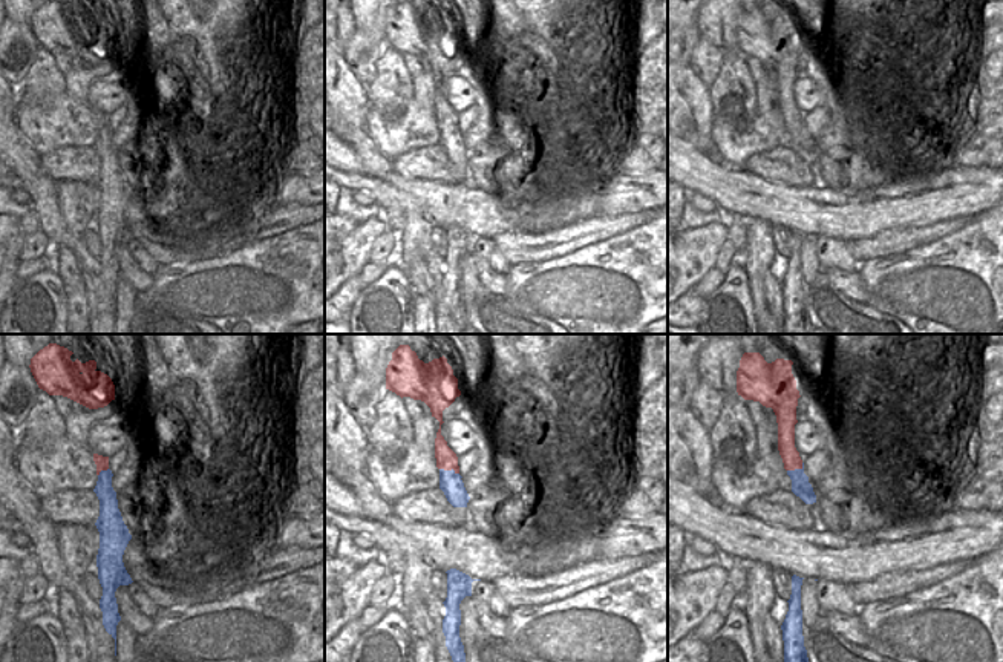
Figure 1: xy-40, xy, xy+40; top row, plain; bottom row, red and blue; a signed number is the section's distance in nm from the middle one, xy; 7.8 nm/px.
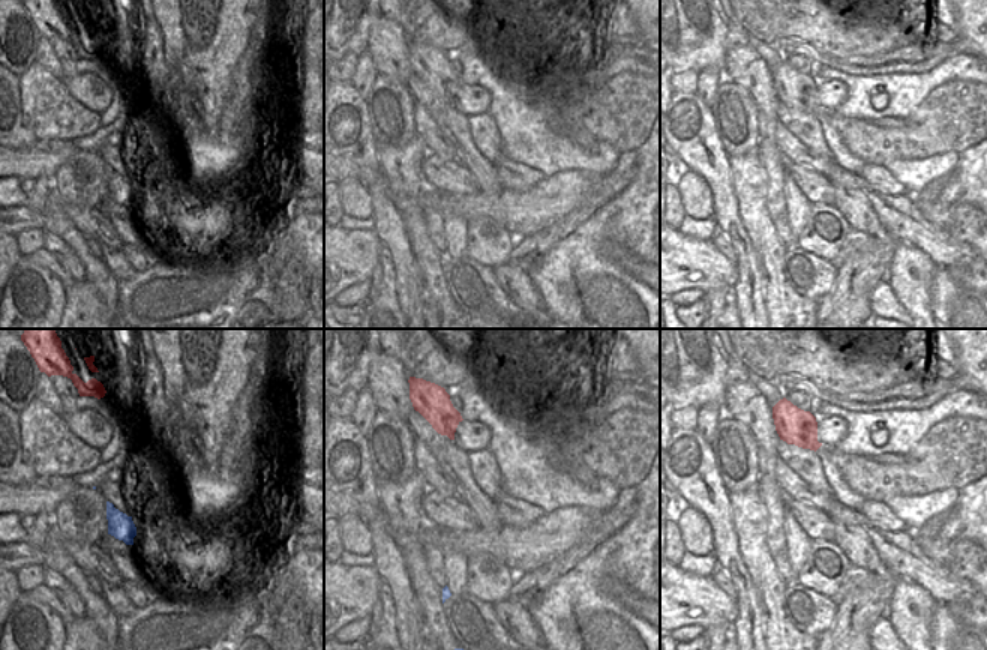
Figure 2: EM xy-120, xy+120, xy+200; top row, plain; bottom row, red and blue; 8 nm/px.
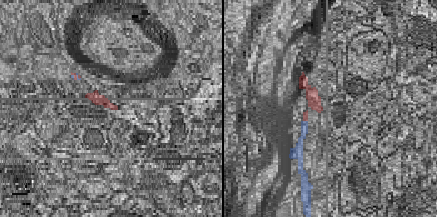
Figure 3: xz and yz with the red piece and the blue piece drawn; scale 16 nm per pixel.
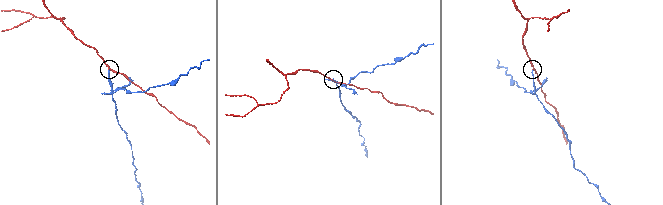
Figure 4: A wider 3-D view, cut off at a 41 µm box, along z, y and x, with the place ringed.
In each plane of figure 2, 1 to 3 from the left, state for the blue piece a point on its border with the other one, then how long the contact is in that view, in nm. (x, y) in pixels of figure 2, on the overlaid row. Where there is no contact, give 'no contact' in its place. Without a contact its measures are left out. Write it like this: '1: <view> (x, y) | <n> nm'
1: no contact
2: no contact
3: no contact

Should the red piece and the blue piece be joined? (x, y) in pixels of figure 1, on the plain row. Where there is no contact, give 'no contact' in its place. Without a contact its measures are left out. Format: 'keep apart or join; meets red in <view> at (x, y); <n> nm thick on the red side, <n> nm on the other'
keep apart; meets red in xy at (449, 126); 170 nm thick on the red side, 180 nm on the other

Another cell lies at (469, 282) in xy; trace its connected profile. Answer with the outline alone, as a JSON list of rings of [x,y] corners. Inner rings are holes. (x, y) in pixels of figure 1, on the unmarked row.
[[[466,253],[459,261],[459,267],[461,267],[459,294],[461,294],[461,299],[464,299],[466,293],[473,293],[479,287],[478,271],[473,264],[473,257],[475,257],[475,254]]]

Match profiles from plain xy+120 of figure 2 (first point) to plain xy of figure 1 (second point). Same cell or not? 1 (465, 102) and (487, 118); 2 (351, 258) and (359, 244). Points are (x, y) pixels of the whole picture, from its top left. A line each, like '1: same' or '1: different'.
1: different
2: same

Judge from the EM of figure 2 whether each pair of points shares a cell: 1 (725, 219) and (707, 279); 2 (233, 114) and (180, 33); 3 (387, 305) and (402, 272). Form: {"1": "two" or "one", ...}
{"1": "two", "2": "two", "3": "two"}

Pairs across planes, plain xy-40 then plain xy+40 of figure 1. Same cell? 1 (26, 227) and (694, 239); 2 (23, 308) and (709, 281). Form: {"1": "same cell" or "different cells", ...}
{"1": "same cell", "2": "different cells"}

